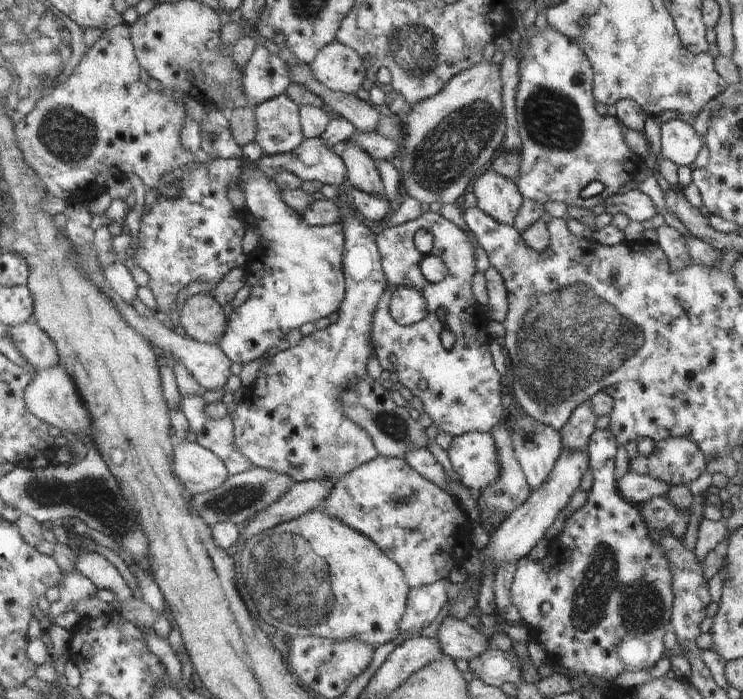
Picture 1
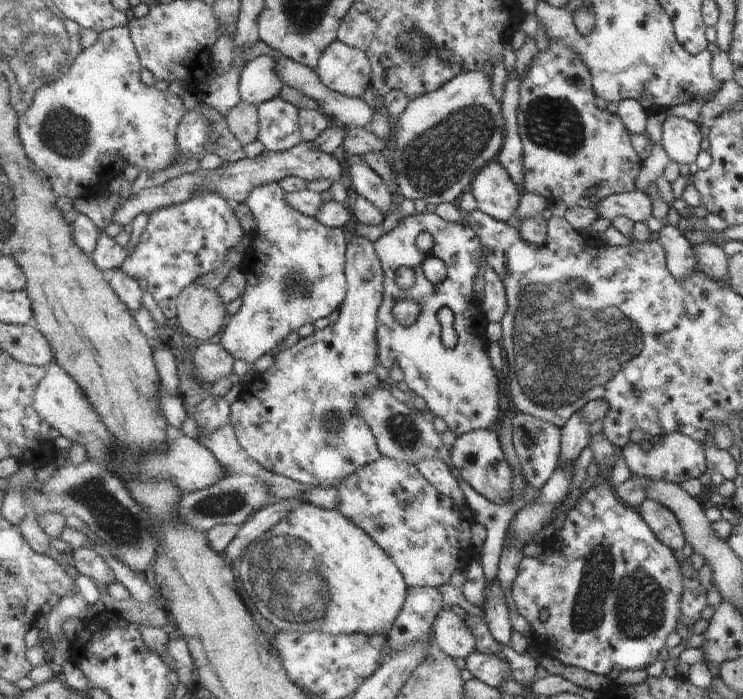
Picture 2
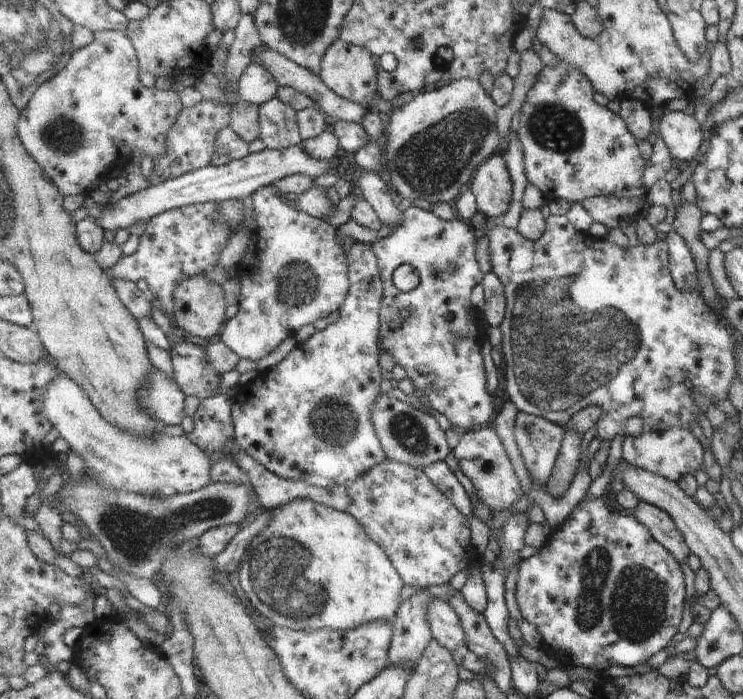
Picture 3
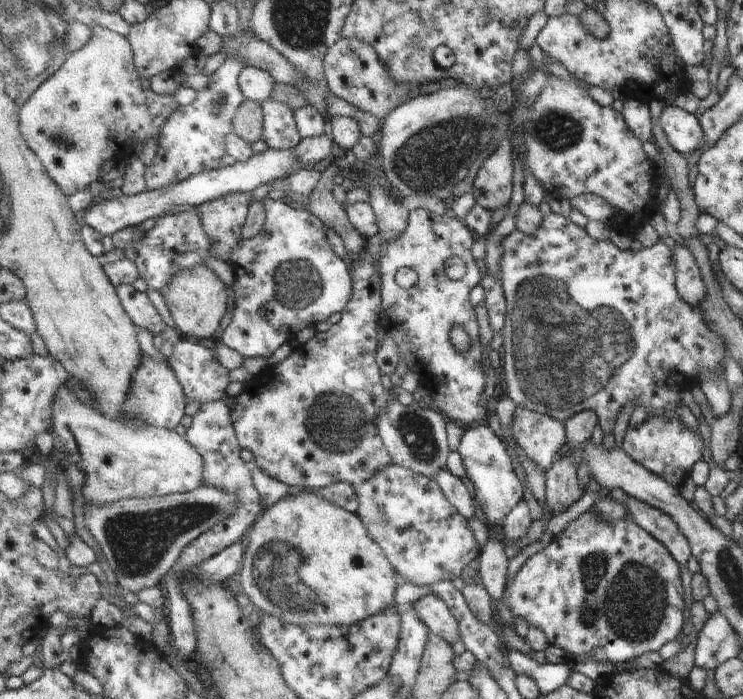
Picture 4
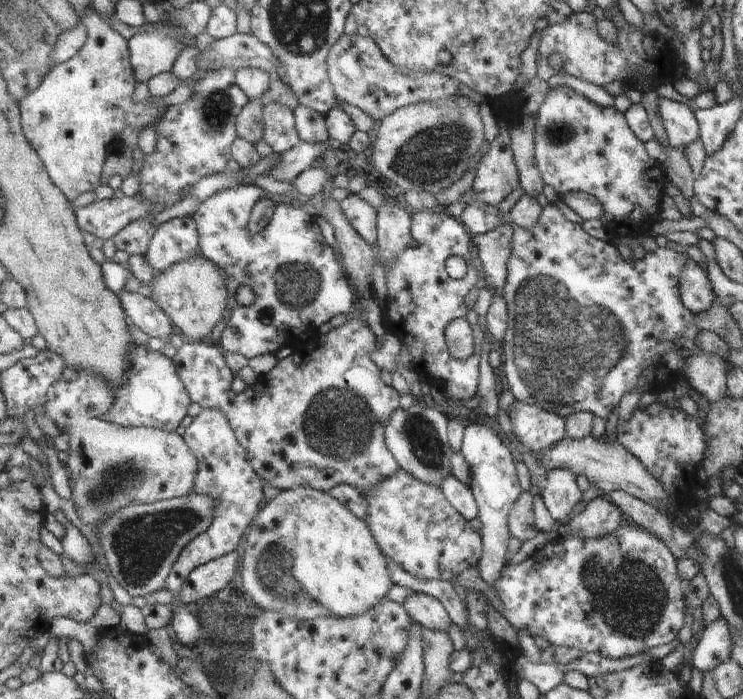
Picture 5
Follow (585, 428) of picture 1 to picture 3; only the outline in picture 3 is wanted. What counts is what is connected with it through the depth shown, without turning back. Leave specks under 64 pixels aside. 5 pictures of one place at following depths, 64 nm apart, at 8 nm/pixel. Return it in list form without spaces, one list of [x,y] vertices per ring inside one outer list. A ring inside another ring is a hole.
[[[564,430],[563,442],[555,458],[549,478],[545,482],[544,490],[555,500],[562,498],[567,491],[571,478],[575,476],[581,456],[581,437],[573,430]]]

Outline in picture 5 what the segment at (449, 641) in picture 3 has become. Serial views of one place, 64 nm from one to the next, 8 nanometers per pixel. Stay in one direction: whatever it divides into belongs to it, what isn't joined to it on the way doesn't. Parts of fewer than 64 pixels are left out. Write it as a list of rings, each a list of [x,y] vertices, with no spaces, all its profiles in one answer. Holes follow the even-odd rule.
[[[423,593],[409,594],[402,605],[415,623],[427,628],[447,632],[454,623],[445,606],[432,596]]]

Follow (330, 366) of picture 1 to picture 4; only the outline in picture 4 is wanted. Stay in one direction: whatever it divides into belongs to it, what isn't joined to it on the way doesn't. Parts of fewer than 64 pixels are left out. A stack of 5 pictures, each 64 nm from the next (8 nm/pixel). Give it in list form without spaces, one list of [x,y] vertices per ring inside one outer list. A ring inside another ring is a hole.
[[[365,250],[361,256],[359,256],[359,264],[350,267],[352,273],[352,286],[353,294],[352,300],[349,301],[348,309],[342,312],[342,318],[336,325],[331,325],[328,331],[324,333],[316,333],[315,336],[310,339],[303,348],[299,348],[297,352],[292,352],[284,361],[271,365],[267,370],[255,375],[249,382],[243,384],[243,392],[236,396],[231,397],[222,389],[223,380],[229,376],[229,372],[215,356],[215,350],[213,343],[206,343],[199,340],[192,340],[183,337],[175,346],[173,354],[167,358],[169,364],[176,372],[177,378],[181,382],[181,386],[184,387],[185,394],[188,398],[195,400],[200,405],[209,404],[210,402],[217,402],[217,400],[225,400],[229,410],[231,410],[233,424],[236,426],[236,435],[240,440],[242,448],[250,450],[254,456],[253,464],[263,469],[265,474],[269,474],[271,478],[276,478],[287,484],[289,488],[301,487],[304,489],[324,489],[326,486],[331,486],[333,483],[349,483],[351,486],[361,486],[363,482],[369,482],[377,472],[381,472],[385,466],[393,466],[392,455],[389,454],[388,447],[385,446],[384,440],[381,438],[381,432],[379,426],[377,426],[377,418],[381,416],[389,408],[391,402],[397,400],[396,390],[387,390],[383,388],[381,380],[383,380],[383,373],[380,366],[377,364],[378,349],[382,343],[381,330],[381,315],[382,315],[382,276],[377,276],[377,268],[375,268],[375,262],[373,262],[373,256]]]

